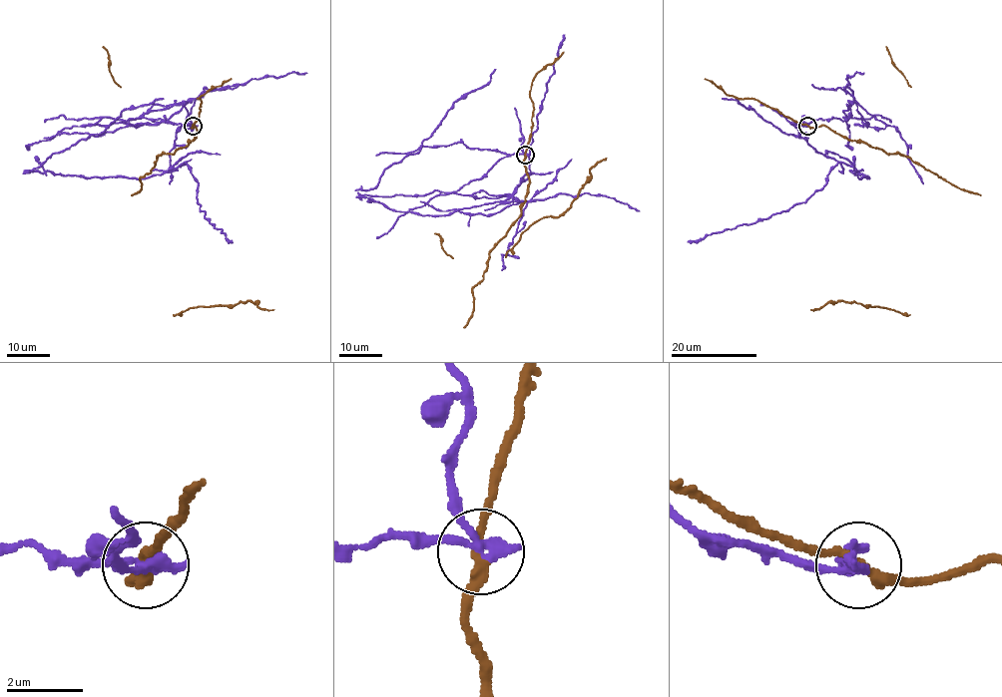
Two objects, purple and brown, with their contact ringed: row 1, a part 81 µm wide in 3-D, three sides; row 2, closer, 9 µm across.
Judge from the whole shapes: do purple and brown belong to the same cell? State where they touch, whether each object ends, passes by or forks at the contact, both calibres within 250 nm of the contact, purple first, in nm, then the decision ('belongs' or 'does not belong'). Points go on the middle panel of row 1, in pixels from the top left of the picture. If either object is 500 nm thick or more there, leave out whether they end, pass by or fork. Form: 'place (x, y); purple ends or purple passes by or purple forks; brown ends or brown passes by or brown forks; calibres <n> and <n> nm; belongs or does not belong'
place (525, 155); purple passes by; brown passes by; calibres 280 and 280 nm; does not belong

